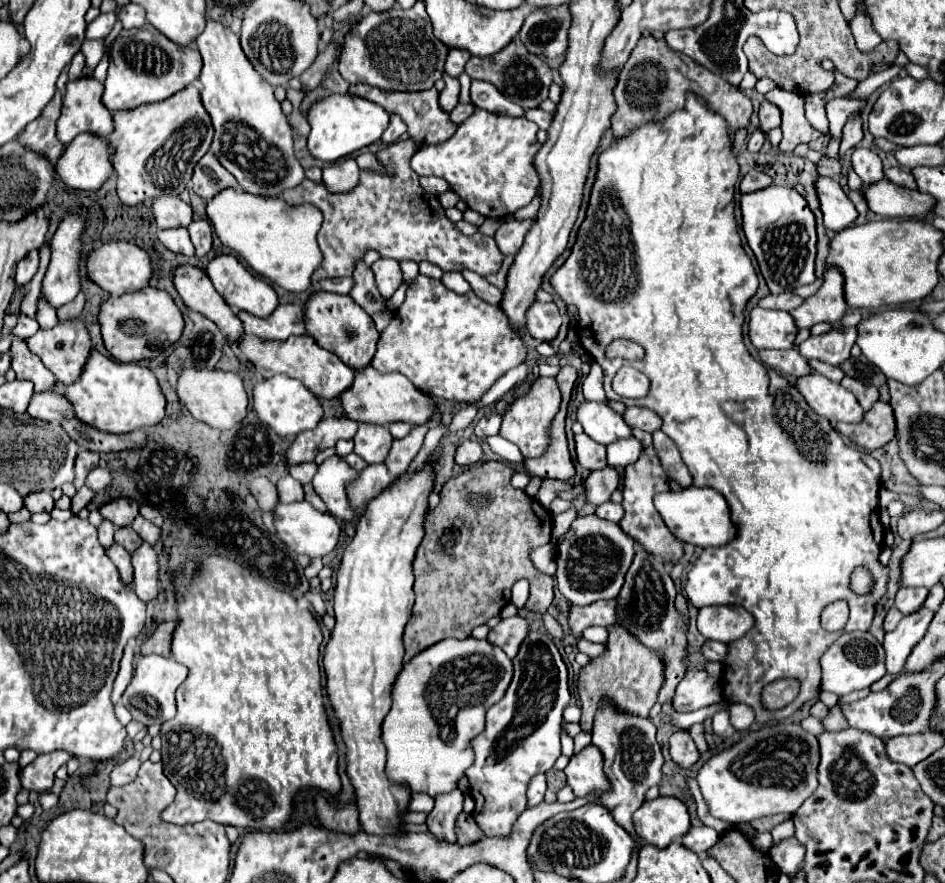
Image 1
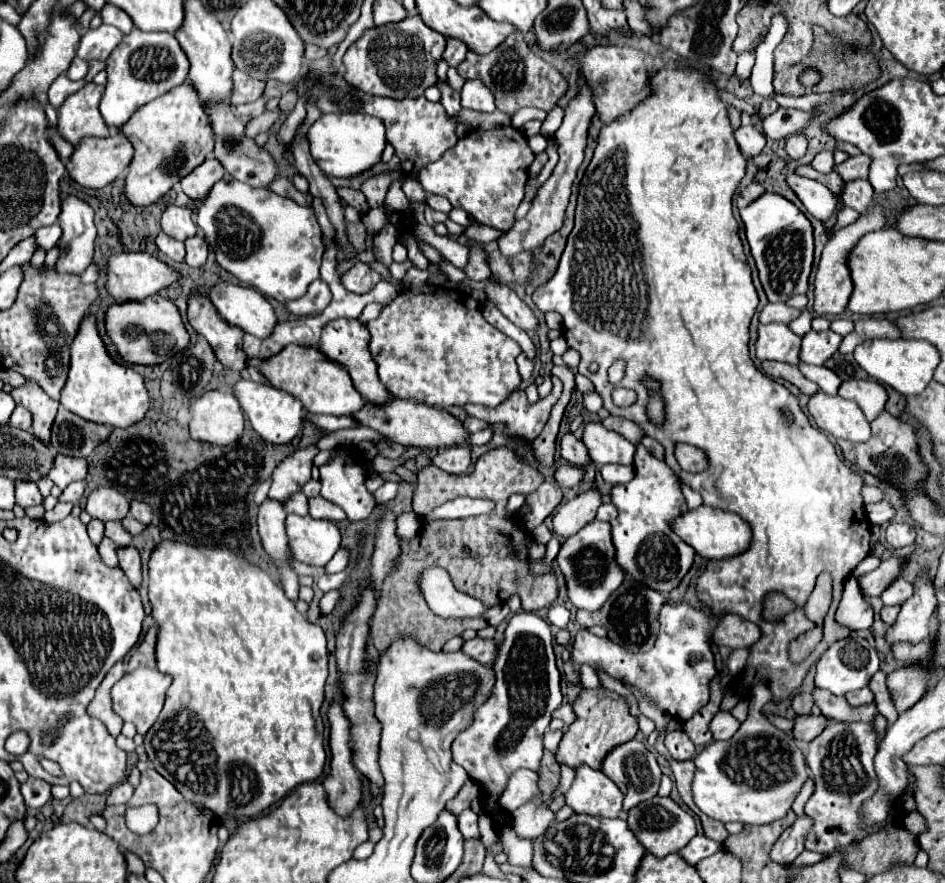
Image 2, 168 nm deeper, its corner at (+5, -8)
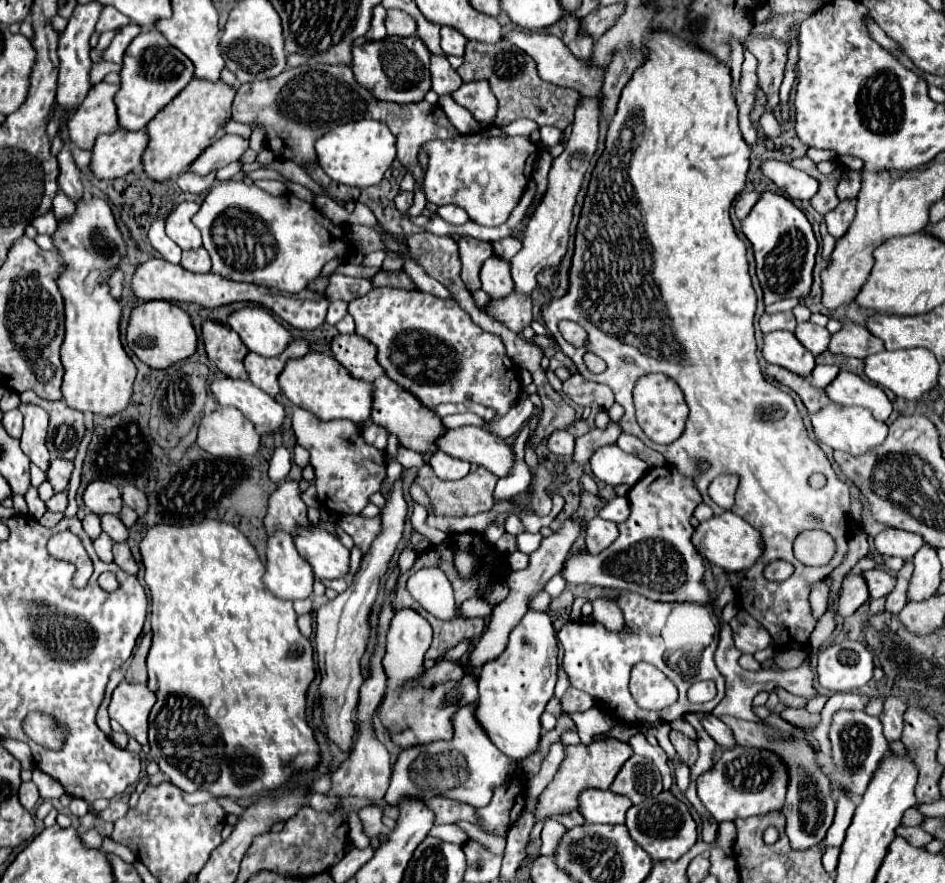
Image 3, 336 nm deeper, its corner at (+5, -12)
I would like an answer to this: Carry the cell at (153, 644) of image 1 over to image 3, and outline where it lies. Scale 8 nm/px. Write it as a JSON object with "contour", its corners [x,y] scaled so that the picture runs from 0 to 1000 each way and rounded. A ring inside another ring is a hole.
{"contour":[[[152,718],[148,723],[148,729],[140,743],[140,750],[135,754],[135,761],[133,761],[133,770],[135,772],[154,772],[157,770],[157,761],[154,761],[154,743],[157,743],[157,736],[159,736],[159,727],[161,727],[161,720],[159,718]]]}

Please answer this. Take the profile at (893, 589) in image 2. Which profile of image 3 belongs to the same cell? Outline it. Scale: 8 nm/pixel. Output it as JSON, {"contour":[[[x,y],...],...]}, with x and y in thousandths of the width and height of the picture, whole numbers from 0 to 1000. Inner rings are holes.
{"contour":[[[927,641],[925,646],[912,648],[912,652],[916,652],[916,659],[919,659],[919,666],[921,666],[921,677],[935,677],[948,664],[948,652],[938,648],[931,641]]]}

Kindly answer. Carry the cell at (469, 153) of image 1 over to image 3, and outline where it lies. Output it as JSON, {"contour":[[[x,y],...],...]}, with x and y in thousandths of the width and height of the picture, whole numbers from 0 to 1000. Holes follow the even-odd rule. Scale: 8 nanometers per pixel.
{"contour":[[[527,143],[483,154],[480,159],[455,159],[447,170],[453,174],[453,195],[449,202],[453,229],[463,233],[483,231],[495,240],[499,251],[510,256],[529,256],[540,247],[542,238],[550,231],[569,179],[569,168],[561,156],[538,154]]]}

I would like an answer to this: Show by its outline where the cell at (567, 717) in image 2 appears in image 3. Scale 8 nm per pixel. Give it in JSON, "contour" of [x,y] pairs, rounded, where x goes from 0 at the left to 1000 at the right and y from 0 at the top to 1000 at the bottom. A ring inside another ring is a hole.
{"contour":[[[626,800],[620,806],[603,809],[603,813],[607,815],[610,827],[612,827],[612,834],[614,834],[614,838],[618,843],[624,843],[626,834],[633,834],[637,829],[643,829],[654,818],[654,813],[646,804],[637,804],[633,800]]]}

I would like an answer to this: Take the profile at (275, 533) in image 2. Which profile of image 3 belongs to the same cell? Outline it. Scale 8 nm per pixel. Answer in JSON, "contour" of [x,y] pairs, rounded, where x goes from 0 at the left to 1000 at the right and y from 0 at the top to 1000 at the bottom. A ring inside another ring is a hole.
{"contour":[[[301,600],[284,602],[281,612],[281,666],[298,680],[320,680],[330,673],[332,650],[315,627],[309,607]]]}

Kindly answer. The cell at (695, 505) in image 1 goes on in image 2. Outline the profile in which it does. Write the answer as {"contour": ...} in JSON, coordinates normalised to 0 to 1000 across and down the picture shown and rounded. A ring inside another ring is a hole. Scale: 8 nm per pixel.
{"contour":[[[741,573],[737,578],[728,578],[726,582],[722,582],[720,587],[715,587],[711,591],[711,600],[717,602],[717,607],[726,616],[730,616],[739,630],[743,630],[747,634],[781,630],[794,618],[794,612],[796,612],[796,600],[789,589],[785,589],[781,582],[766,580],[766,578],[751,575],[751,573]]]}

